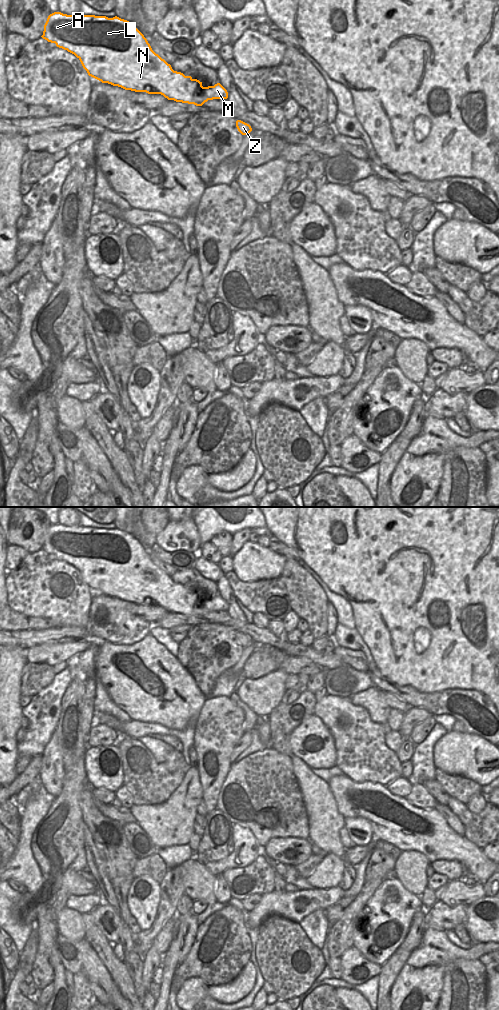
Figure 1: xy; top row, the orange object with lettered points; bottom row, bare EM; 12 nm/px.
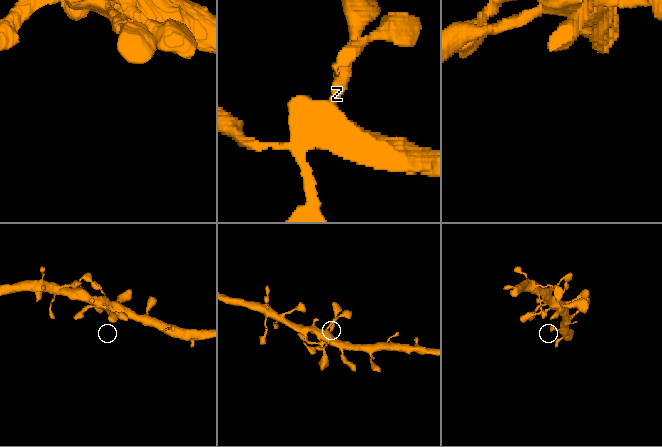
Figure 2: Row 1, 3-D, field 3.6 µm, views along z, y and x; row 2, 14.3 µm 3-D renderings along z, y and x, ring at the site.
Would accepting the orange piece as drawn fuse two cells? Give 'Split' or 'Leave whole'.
Leave whole.

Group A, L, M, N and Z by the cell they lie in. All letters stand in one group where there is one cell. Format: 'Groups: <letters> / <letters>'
Groups: A L M N Z

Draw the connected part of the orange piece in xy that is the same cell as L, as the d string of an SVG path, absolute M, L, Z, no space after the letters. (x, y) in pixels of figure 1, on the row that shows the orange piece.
M50 14L44 25L43 39L74 54L88 75L113 86L135 92L161 94L168 100L202 106L208 100L227 99L228 92L220 84L203 87L202 82L174 71L156 54L144 35L129 21L117 16Z

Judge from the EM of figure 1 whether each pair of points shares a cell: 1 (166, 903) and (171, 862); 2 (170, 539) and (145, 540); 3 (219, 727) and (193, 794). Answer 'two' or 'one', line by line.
1: two
2: two
3: two

